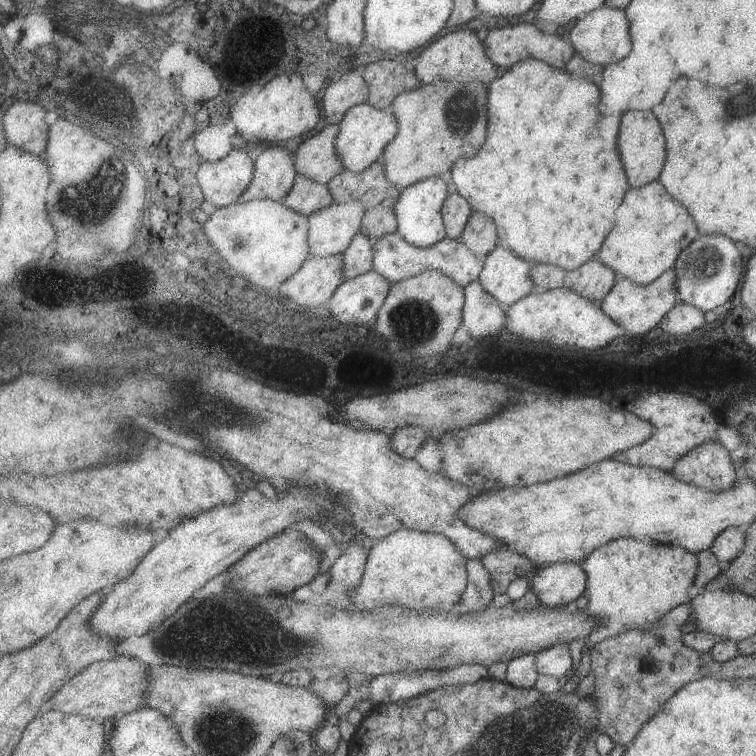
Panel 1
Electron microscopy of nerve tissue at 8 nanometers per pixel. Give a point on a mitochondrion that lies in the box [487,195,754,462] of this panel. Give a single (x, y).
(703, 262)

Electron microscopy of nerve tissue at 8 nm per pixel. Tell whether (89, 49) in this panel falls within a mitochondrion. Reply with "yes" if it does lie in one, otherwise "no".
yes

